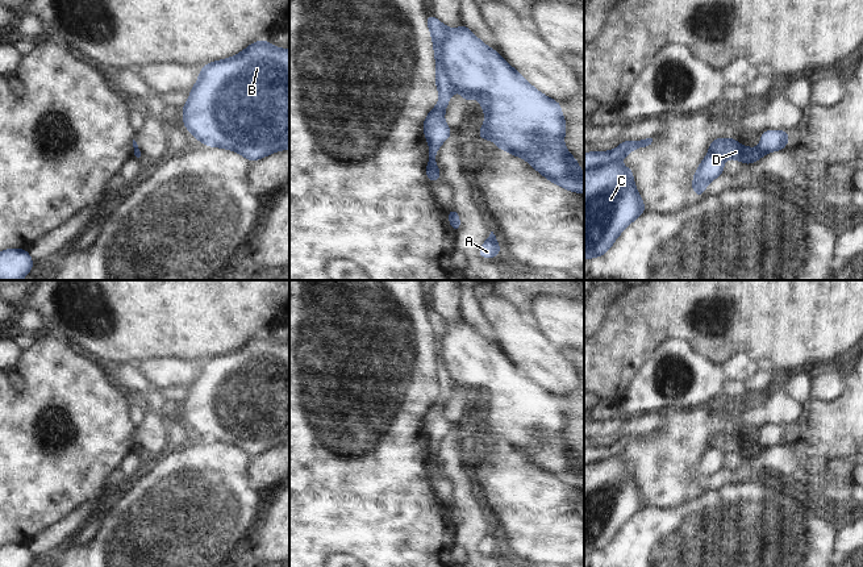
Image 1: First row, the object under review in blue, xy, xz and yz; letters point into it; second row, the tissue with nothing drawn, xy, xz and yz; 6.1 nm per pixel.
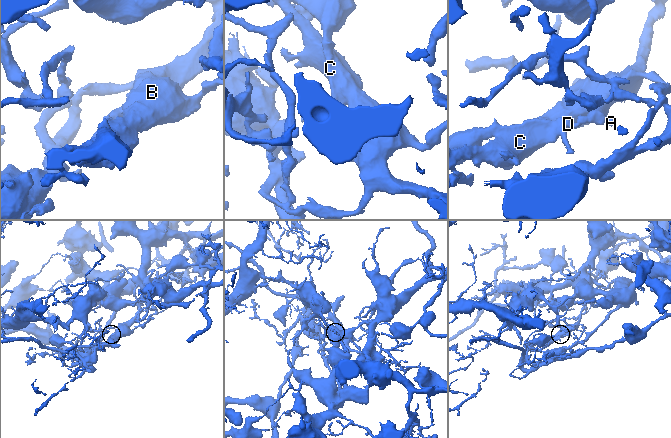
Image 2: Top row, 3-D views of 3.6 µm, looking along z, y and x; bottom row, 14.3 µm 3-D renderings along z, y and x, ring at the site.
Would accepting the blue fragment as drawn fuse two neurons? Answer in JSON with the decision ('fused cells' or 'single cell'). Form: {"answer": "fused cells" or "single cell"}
{"answer": "fused cells"}

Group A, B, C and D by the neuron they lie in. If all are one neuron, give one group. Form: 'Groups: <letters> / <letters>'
Groups: A B C / D

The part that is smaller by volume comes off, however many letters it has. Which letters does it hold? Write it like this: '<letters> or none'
D

